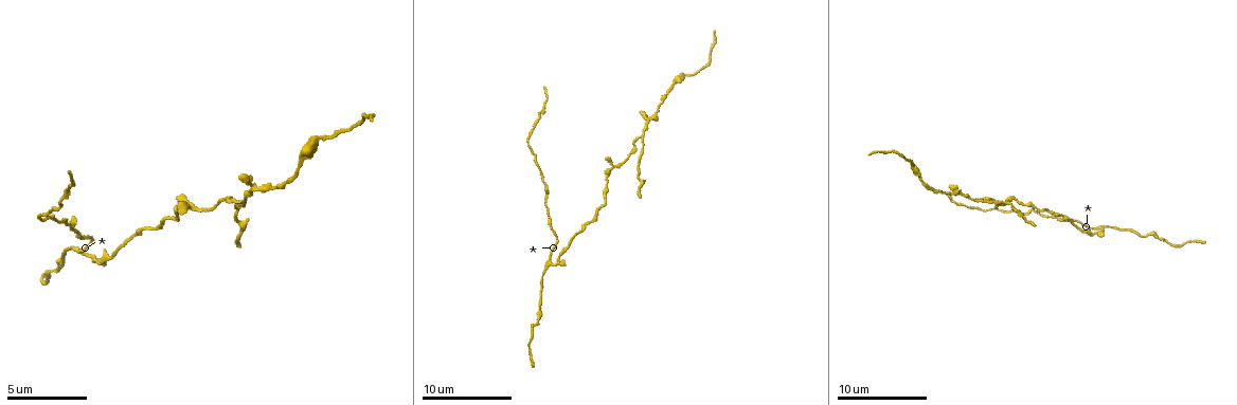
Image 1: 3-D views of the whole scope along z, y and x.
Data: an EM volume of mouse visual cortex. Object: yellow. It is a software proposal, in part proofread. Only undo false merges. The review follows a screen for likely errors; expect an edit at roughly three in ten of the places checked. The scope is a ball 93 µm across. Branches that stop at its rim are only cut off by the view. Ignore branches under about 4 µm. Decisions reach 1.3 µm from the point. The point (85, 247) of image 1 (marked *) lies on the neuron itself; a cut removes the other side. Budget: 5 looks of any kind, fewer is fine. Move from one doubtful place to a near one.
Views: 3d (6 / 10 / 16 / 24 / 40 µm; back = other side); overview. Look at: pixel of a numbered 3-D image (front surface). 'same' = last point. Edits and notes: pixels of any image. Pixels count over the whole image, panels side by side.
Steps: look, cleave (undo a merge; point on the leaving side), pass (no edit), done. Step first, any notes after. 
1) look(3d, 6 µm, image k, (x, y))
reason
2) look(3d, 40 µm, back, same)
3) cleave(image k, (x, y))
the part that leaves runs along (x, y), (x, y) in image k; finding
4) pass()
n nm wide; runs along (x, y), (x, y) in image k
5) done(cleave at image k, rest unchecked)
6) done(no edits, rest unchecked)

look(3d, 16 µm, image 1, (551, 265))
branch point

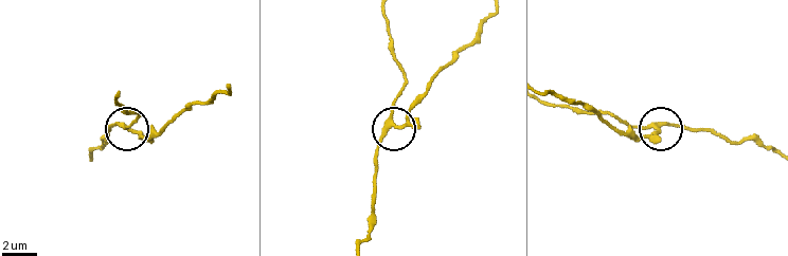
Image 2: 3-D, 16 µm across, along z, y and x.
pass()
runs along (396, 96), (394, 125), (374, 158) in image 2; all the same neuron

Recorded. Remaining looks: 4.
look(3d, 16 µm, image 1, (642, 137))
two arms in line, one across

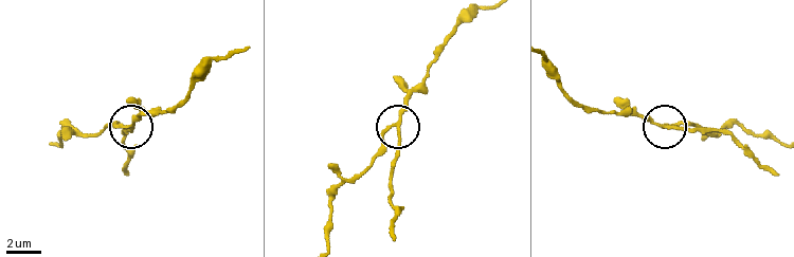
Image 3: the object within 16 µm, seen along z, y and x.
cleave(image 3, (141, 114))
the part that leaves runs along (130, 124), (142, 115), (176, 107), (210, 65), (236, 53) in image 3; a second neuron is stuck on

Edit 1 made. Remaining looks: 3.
look(overview)
see it whole again

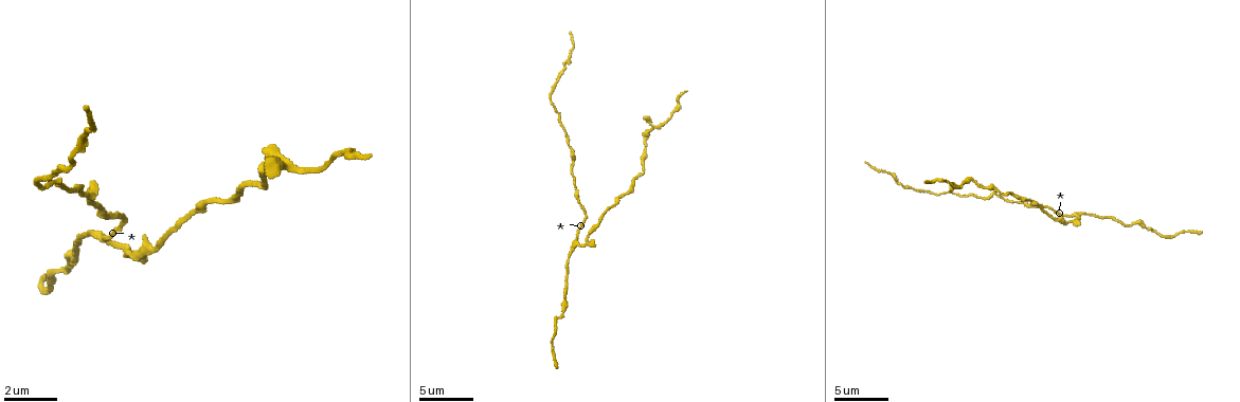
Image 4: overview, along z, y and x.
look(3d, 10 µm, image 4, (656, 127))
small branch off a trunk

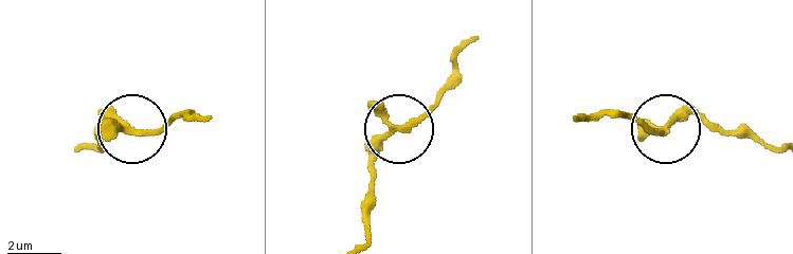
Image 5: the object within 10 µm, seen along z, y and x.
look(3d, 6 µm, image 5, (399, 130))

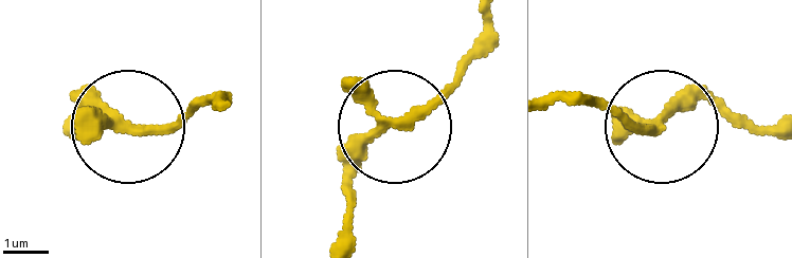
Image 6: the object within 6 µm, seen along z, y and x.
pass()
runs along (341, 241), (363, 150), (420, 116), (497, 40) in image 6; one neuron here

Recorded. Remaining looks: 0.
done(cleave at image 3, rest unchecked)

